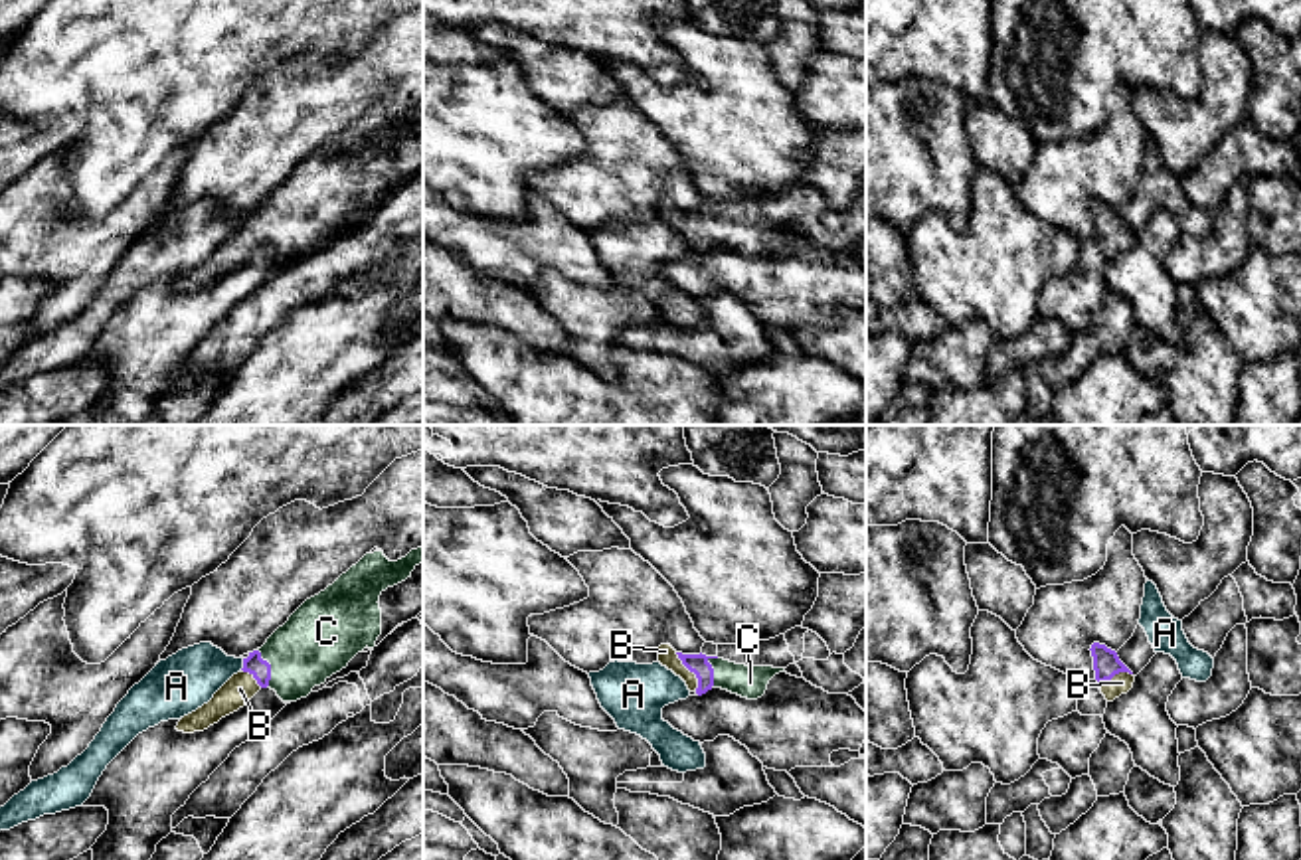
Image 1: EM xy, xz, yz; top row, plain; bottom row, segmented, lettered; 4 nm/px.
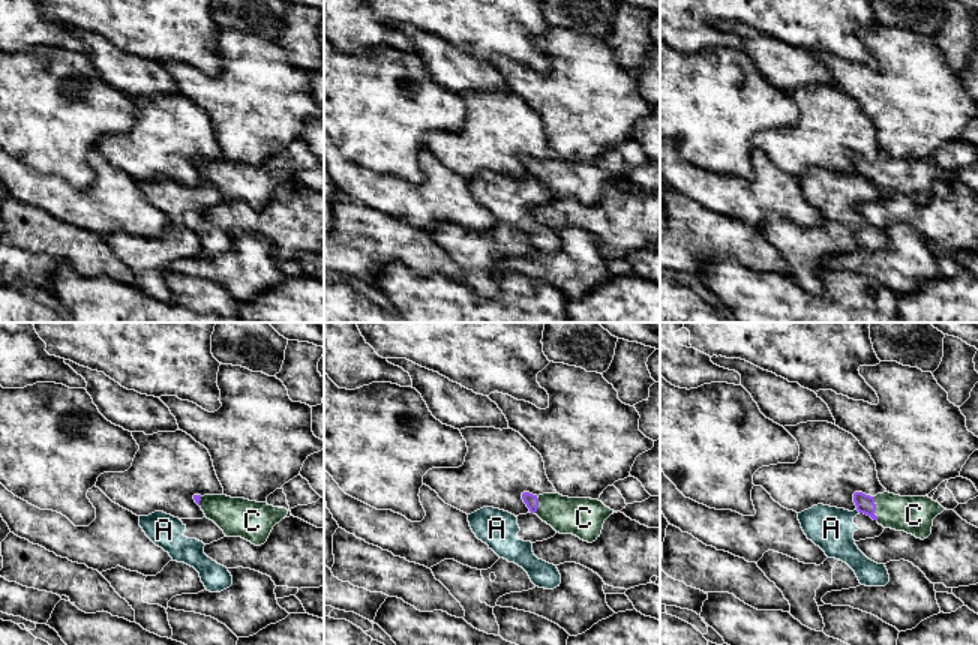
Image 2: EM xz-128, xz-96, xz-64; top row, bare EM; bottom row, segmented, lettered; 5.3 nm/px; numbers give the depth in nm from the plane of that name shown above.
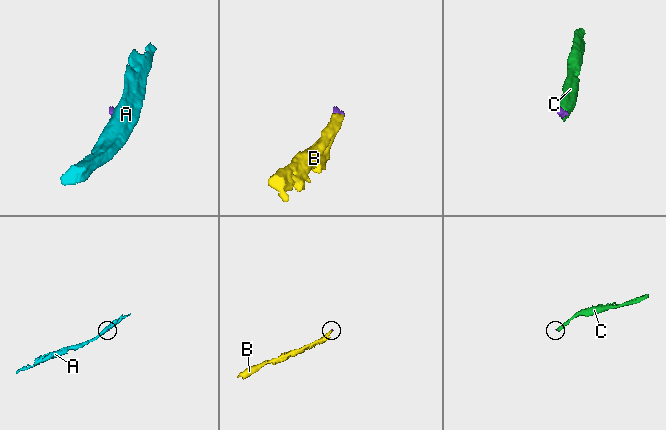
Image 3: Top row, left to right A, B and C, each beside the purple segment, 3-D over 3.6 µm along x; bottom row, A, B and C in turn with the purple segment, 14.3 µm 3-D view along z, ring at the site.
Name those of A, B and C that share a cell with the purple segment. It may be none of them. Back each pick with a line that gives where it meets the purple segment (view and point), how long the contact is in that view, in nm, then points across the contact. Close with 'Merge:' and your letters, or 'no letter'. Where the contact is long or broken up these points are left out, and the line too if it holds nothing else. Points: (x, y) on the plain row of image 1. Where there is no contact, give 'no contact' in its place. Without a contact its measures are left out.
B: xz (693, 228) | 180 nm | across xz (694, 220), (693, 228), (667, 212)
C: xy (269, 226) | 170 nm | across xy (254, 220), (269, 226), (291, 220), (321, 194)
Merge: B, C

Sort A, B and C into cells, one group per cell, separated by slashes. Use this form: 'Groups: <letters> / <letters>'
Groups: A / B C

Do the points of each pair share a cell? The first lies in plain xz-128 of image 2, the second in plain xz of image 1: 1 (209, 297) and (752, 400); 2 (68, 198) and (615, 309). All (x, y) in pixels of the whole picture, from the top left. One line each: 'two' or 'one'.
1: two
2: two

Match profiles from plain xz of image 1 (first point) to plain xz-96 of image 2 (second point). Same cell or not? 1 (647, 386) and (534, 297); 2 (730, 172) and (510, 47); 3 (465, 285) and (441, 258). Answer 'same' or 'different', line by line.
1: same
2: different
3: same

